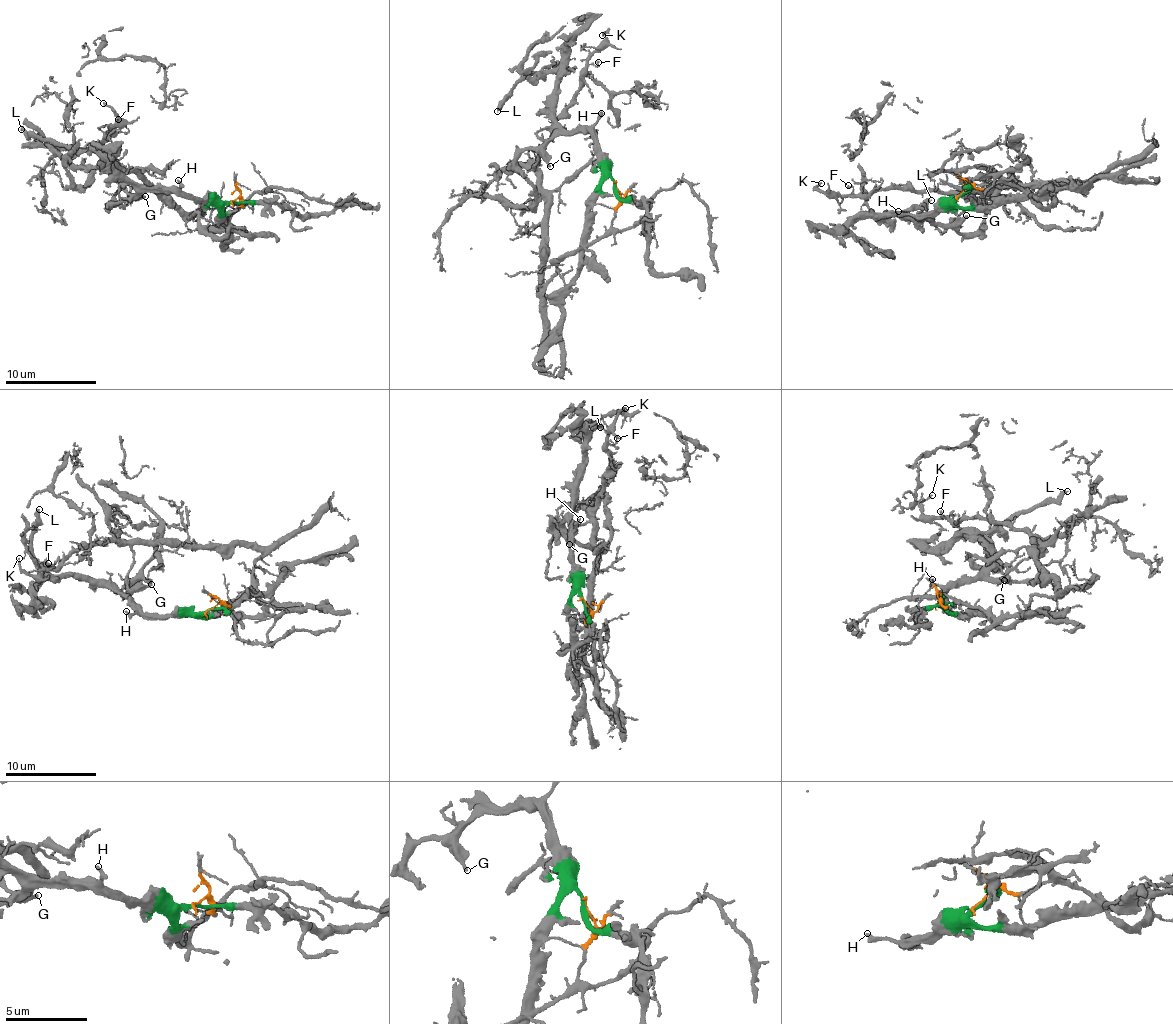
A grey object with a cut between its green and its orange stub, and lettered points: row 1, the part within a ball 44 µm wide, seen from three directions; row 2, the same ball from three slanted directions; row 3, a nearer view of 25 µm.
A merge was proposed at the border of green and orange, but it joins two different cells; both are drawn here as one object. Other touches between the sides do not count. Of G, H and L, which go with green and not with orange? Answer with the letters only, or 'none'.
G, H, L

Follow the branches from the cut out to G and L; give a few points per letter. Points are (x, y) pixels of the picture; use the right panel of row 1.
G: (958, 195), (921, 215), (936, 223), (952, 224), (967, 214)
L: (958, 195), (922, 216), (930, 220), (877, 215), (886, 222), (885, 218), (932, 199)

